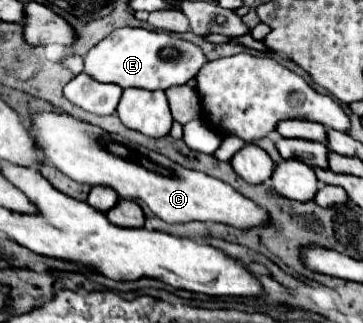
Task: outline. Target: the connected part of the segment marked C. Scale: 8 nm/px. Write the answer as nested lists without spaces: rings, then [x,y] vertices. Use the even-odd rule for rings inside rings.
[[[37,113],[29,119],[39,151],[67,177],[87,183],[91,187],[111,187],[121,199],[141,199],[159,219],[167,223],[215,221],[235,229],[267,227],[271,223],[267,209],[255,205],[251,199],[237,193],[231,185],[209,177],[201,171],[191,171],[175,161],[133,145],[119,135],[111,135],[101,127],[89,125],[65,113]]]

